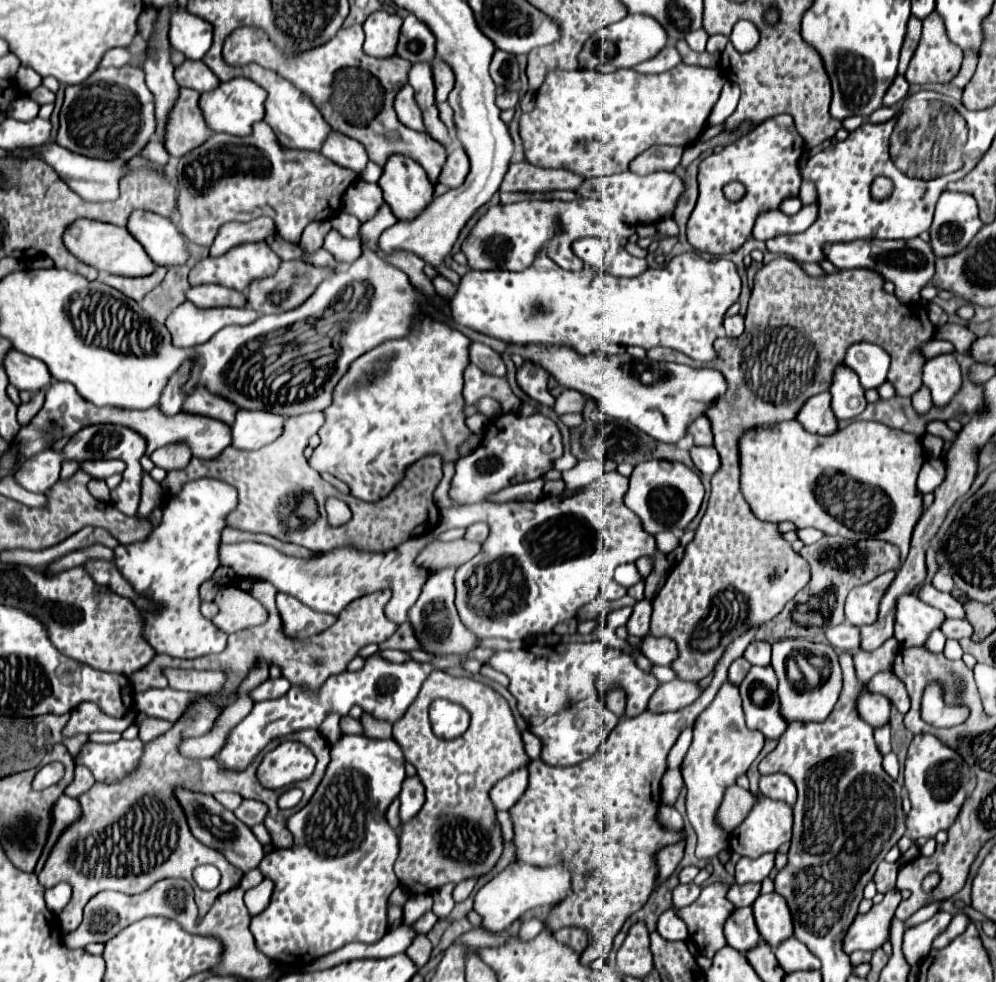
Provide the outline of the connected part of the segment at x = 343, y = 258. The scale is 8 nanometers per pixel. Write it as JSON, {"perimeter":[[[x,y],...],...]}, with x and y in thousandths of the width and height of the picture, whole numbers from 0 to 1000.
{"perimeter":[[[331,234],[327,244],[325,244],[325,253],[345,271],[353,269],[363,259],[362,245],[359,242],[349,244],[345,240],[341,240],[337,234]]]}

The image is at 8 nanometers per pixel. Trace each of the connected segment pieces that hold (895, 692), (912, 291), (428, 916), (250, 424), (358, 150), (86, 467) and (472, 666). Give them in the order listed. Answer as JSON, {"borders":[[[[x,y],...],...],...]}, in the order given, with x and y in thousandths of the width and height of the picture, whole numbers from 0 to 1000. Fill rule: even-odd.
{"borders":[[[[882,684],[873,692],[871,703],[878,703],[882,707],[888,707],[892,713],[896,713],[896,717],[906,727],[910,727],[914,723],[914,711],[912,711],[912,705],[908,701],[908,695],[904,690],[900,690],[898,684]]],[[[923,241],[916,244],[859,244],[859,246],[837,246],[835,251],[827,251],[829,265],[839,273],[873,273],[884,277],[890,285],[897,287],[898,299],[904,308],[920,310],[924,305],[924,295],[938,281],[938,257],[932,246]]],[[[431,928],[418,938],[418,940],[414,942],[414,945],[419,951],[429,951],[439,938],[440,934],[434,928]]],[[[241,418],[233,432],[233,454],[241,458],[261,458],[283,442],[285,428],[285,424],[267,418]]],[[[337,132],[329,136],[325,149],[321,151],[321,157],[337,165],[339,169],[355,173],[357,177],[361,177],[369,165],[365,149],[361,149],[361,145],[357,145],[355,141],[345,141],[345,136],[337,136]]],[[[86,468],[86,470],[80,470],[80,477],[84,481],[88,481],[92,487],[98,487],[98,489],[104,489],[112,483],[120,483],[124,481],[124,470],[122,468]]],[[[450,576],[442,582],[438,582],[438,587],[428,591],[418,615],[414,617],[414,621],[410,621],[410,631],[416,640],[416,648],[422,656],[422,662],[436,666],[436,668],[454,668],[454,666],[462,668],[462,680],[478,686],[478,684],[482,684],[484,676],[478,670],[474,670],[472,664],[476,660],[480,660],[482,650],[478,650],[462,633],[462,627],[458,623],[458,617],[456,617],[456,582],[458,582],[458,576]]]]}

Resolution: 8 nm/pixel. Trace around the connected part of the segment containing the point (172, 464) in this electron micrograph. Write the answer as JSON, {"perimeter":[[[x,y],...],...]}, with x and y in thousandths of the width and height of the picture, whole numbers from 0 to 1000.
{"perimeter":[[[163,454],[161,458],[155,458],[155,460],[151,462],[151,468],[153,468],[157,475],[165,477],[167,481],[171,481],[171,479],[181,479],[181,477],[189,475],[191,466],[193,466],[193,462],[191,462],[189,454]]]}

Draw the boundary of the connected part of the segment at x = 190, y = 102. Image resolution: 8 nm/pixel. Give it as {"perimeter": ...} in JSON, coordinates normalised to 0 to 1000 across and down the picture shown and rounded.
{"perimeter":[[[181,90],[181,100],[169,116],[169,132],[165,138],[165,151],[173,161],[181,161],[207,145],[213,132],[207,128],[203,114],[199,110],[201,96],[197,92]]]}

